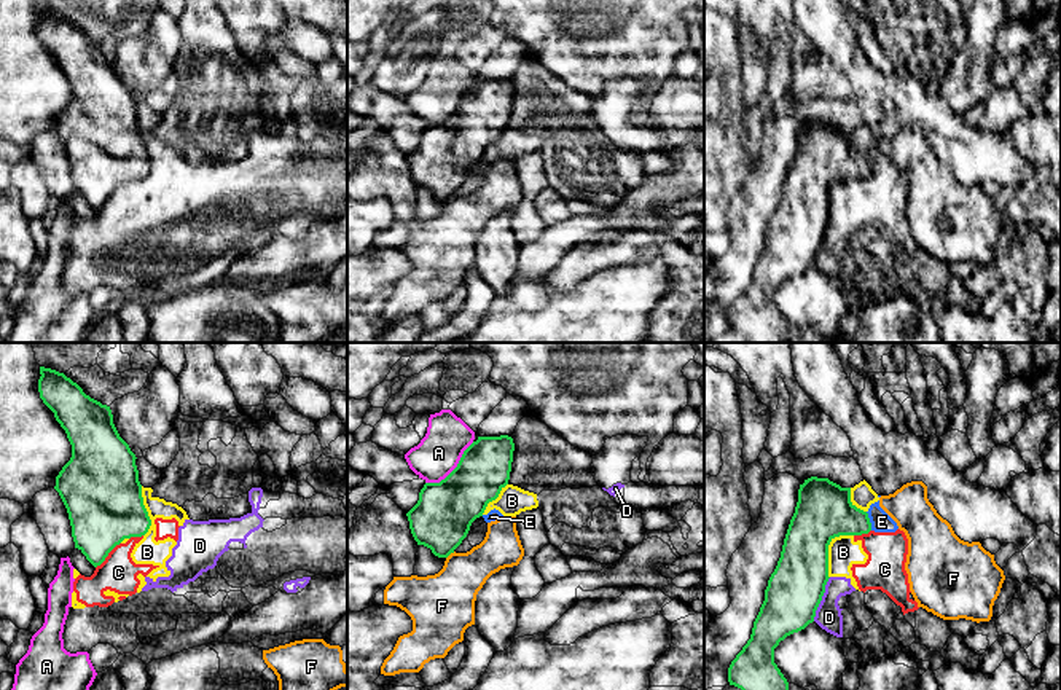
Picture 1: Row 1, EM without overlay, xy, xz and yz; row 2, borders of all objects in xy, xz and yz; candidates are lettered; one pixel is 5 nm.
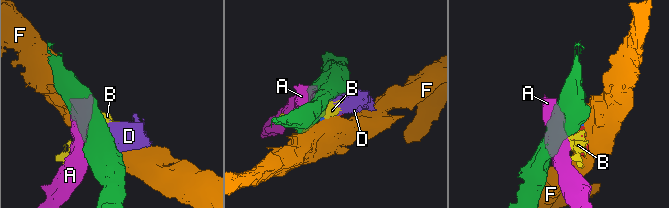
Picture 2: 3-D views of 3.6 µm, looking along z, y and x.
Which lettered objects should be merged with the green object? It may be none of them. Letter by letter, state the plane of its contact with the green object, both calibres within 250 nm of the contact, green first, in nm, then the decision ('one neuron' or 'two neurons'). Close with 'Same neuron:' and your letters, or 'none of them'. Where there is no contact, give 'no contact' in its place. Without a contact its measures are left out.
A: xz | 300/220 nm | two neurons
B: yz | 280/160 nm | two neurons
C: xy | 380/190 nm | two neurons
D: yz | 280/130 nm | two neurons
E: yz | 280/100 nm | two neurons
F: xz | 300/300 nm | two neurons
Same neuron: none of them

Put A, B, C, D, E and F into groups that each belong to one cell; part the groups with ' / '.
A / B C D E / F

